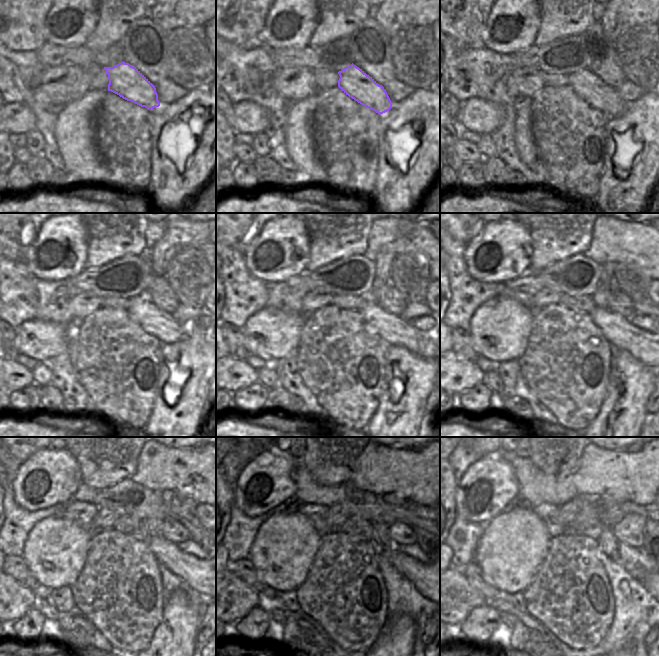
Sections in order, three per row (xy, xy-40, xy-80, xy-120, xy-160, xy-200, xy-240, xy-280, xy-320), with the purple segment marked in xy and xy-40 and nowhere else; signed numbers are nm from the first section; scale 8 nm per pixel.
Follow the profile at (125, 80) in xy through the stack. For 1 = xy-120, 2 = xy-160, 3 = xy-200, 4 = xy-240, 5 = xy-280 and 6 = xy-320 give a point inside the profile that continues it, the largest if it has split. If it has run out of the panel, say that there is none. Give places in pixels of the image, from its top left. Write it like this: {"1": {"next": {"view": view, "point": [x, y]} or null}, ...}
{"1": {"next": {"view": "xy-120", "point": [154, 321]}}, "2": {"next": {"view": "xy-160", "point": [395, 331]}}, "3": {"next": {"view": "xy-200", "point": [619, 332]}}, "4": {"next": {"view": "xy-240", "point": [195, 572]}}, "5": {"next": {"view": "xy-280", "point": [419, 574]}}, "6": {"next": {"view": "xy-320", "point": [634, 571]}}}

